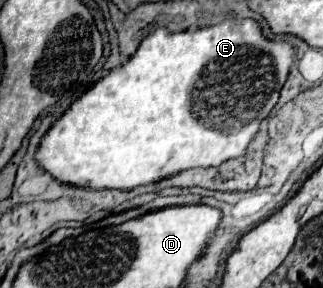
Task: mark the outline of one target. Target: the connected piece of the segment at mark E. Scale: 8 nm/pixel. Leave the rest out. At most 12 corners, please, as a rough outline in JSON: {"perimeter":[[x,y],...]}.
{"perimeter":[[157,28],[35,160],[133,190],[247,152],[293,44]]}

